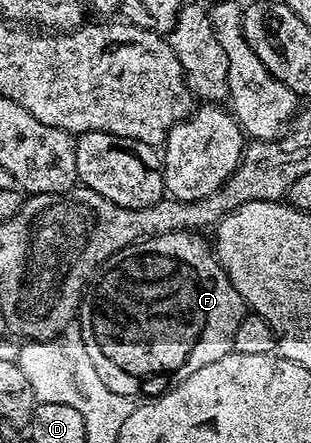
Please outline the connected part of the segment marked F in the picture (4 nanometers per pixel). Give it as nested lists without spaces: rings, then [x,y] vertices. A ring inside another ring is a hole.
[[[184,231],[161,235],[148,241],[138,241],[136,245],[130,245],[117,251],[108,261],[99,266],[77,310],[77,323],[81,327],[81,335],[85,339],[85,351],[89,351],[89,359],[93,359],[93,367],[97,367],[97,375],[101,379],[101,383],[105,383],[105,387],[109,387],[109,391],[117,391],[117,395],[126,397],[135,395],[138,389],[147,393],[143,395],[166,391],[172,385],[189,379],[189,375],[193,375],[193,371],[198,371],[200,367],[205,367],[209,363],[217,363],[217,359],[233,352],[233,335],[237,332],[237,327],[241,324],[245,312],[243,297],[237,291],[237,287],[233,287],[233,283],[227,278],[227,273],[215,257],[214,248],[208,242],[206,245],[199,237],[202,236],[198,232]]]

